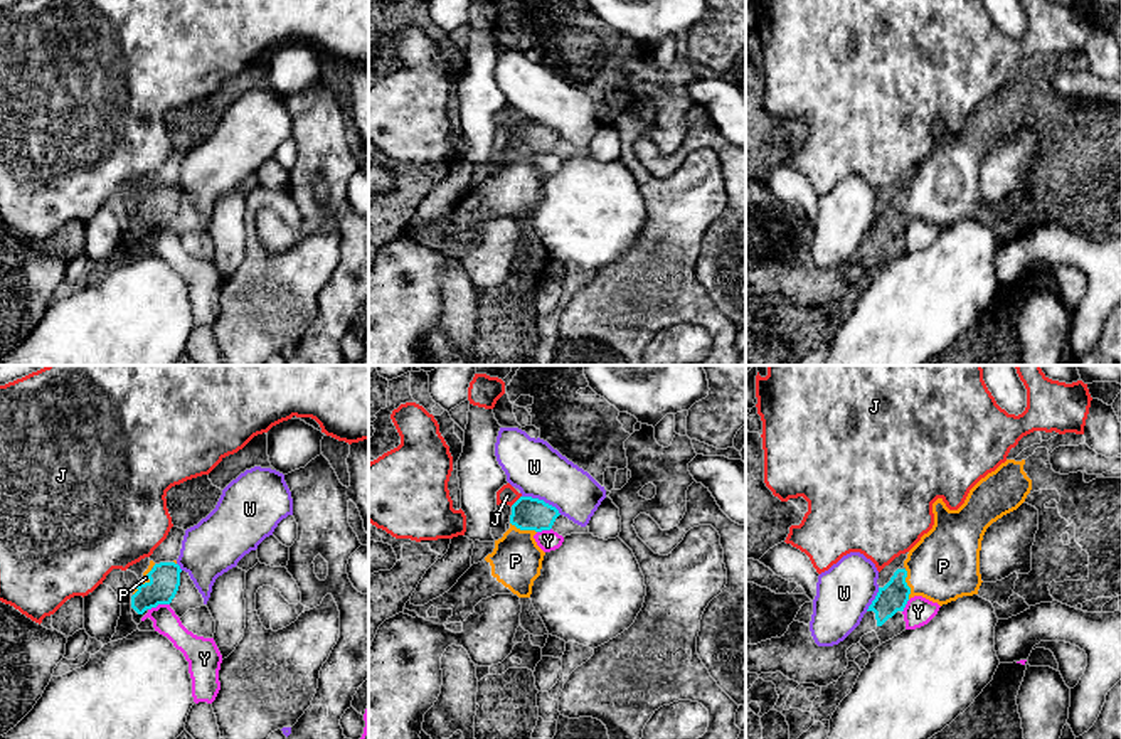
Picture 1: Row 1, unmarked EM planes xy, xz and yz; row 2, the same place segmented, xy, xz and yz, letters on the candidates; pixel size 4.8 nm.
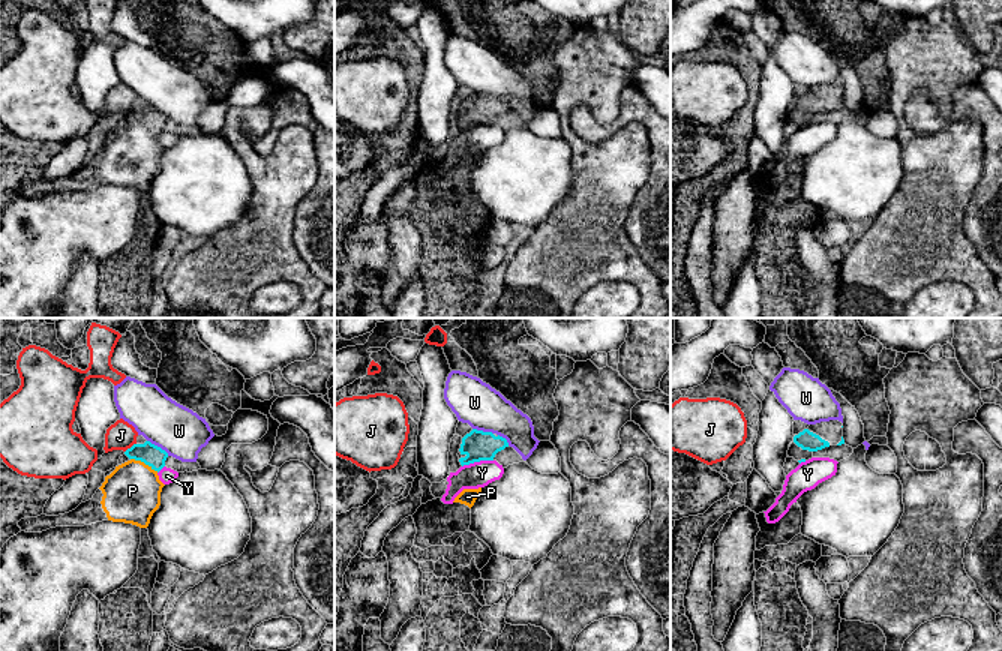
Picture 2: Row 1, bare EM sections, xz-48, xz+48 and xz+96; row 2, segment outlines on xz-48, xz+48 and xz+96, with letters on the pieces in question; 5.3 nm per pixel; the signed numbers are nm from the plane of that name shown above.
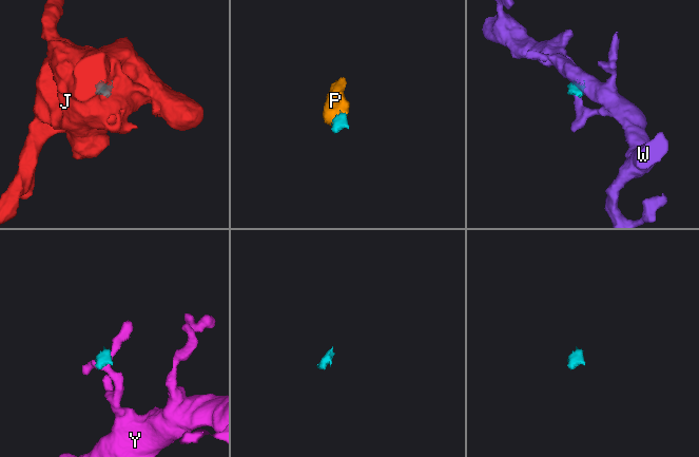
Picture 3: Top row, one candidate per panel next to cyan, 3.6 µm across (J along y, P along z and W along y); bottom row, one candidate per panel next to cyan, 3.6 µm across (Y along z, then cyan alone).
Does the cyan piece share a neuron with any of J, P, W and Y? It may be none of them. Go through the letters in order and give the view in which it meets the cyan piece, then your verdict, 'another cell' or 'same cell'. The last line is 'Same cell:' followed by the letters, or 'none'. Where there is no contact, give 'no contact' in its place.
J: contact in xz; another cell
P: contact in yz; same cell
W: contact in xz; another cell
Y: contact in xy; another cell
Same cell: P

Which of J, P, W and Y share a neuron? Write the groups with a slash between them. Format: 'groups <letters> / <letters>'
groups J / P / W / Y

